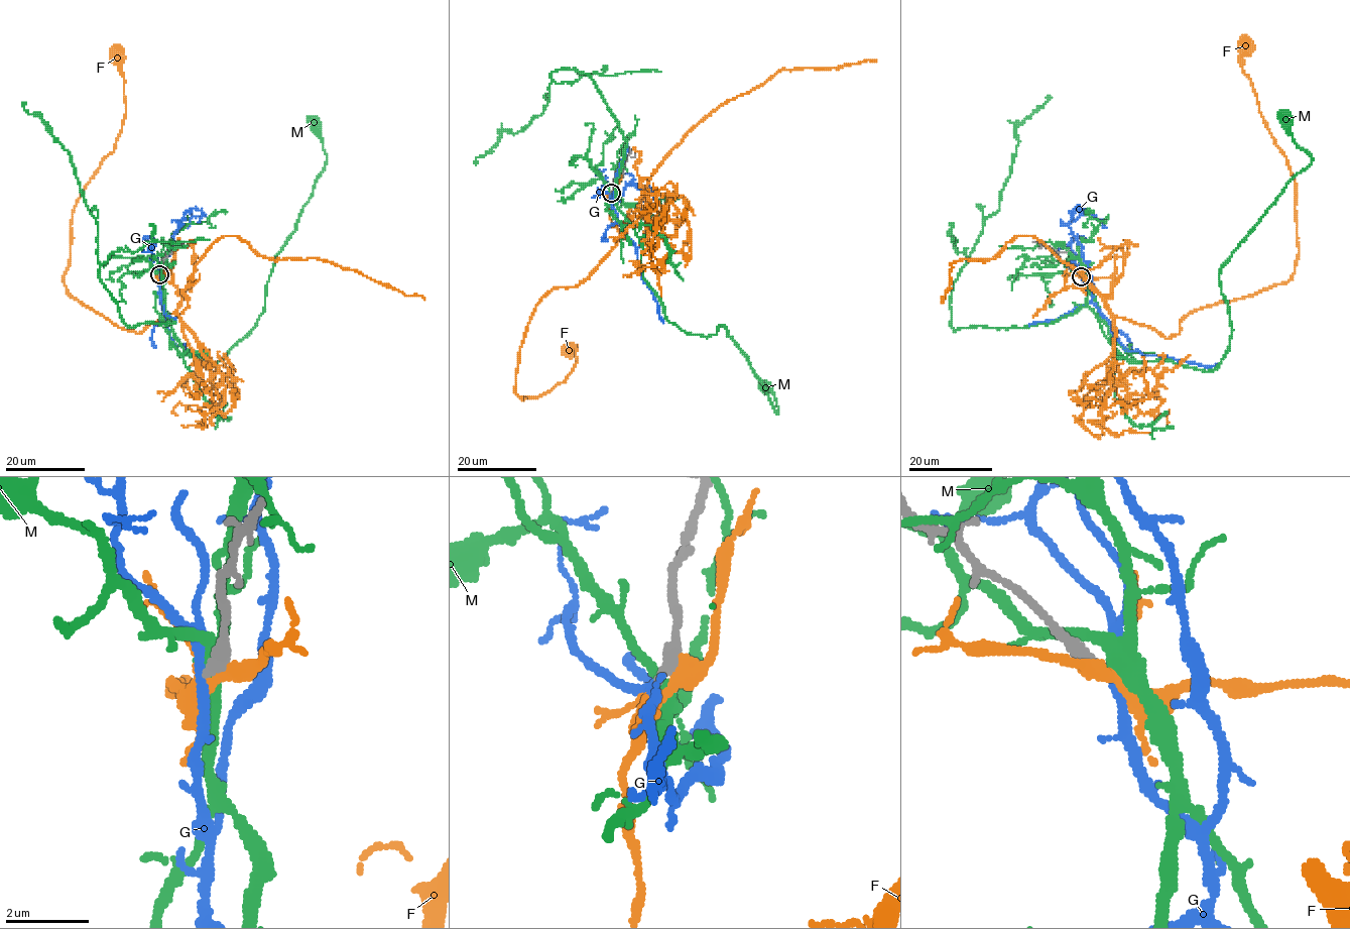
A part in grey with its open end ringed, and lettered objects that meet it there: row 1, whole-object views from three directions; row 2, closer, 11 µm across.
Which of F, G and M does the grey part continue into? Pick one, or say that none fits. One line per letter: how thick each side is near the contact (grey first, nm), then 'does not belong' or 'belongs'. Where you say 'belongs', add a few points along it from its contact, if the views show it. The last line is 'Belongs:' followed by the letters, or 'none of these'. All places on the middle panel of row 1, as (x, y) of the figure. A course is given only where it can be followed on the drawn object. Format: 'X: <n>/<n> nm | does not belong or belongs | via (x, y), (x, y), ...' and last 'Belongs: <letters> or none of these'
F: 400/260 nm | does not belong
G: 360/200 nm | belongs | via (612, 193), (616, 221), (635, 247), (640, 276), (651, 292), (663, 322)
M: 320/380 nm | does not belong
Belongs: G

